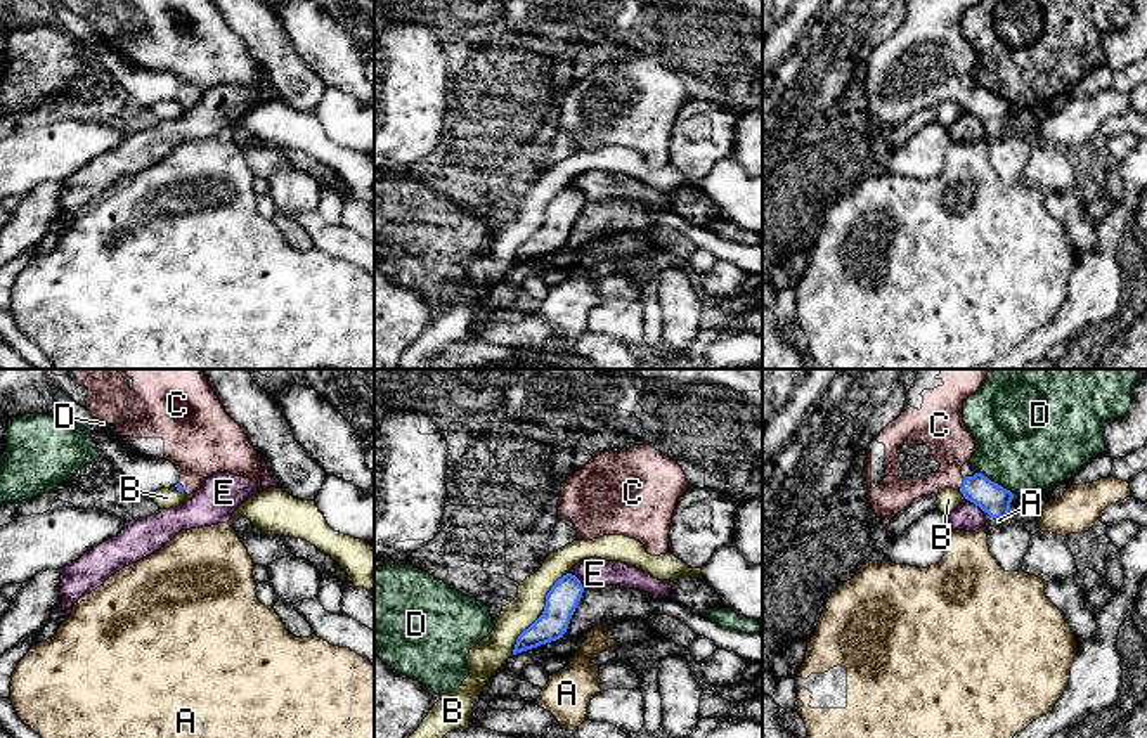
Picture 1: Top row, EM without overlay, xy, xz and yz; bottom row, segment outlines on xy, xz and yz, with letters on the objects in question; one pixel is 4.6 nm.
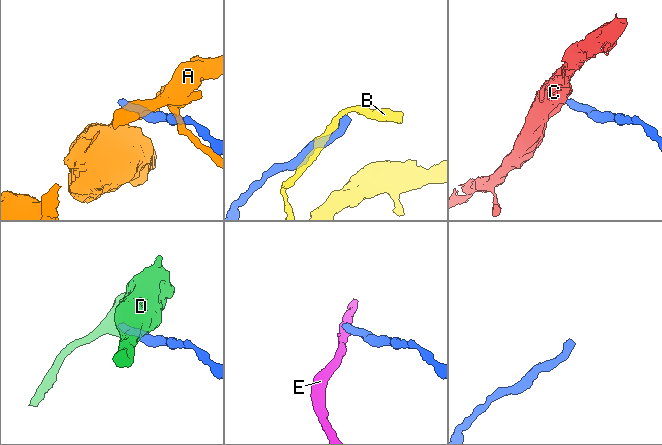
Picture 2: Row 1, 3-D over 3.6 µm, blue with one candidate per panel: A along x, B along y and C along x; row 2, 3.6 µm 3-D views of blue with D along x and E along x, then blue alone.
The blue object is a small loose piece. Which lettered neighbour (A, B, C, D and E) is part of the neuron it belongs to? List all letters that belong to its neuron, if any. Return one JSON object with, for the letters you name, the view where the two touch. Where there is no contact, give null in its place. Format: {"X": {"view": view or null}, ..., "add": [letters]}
{"C": {"view": "yz"}, "add": ["C"]}

